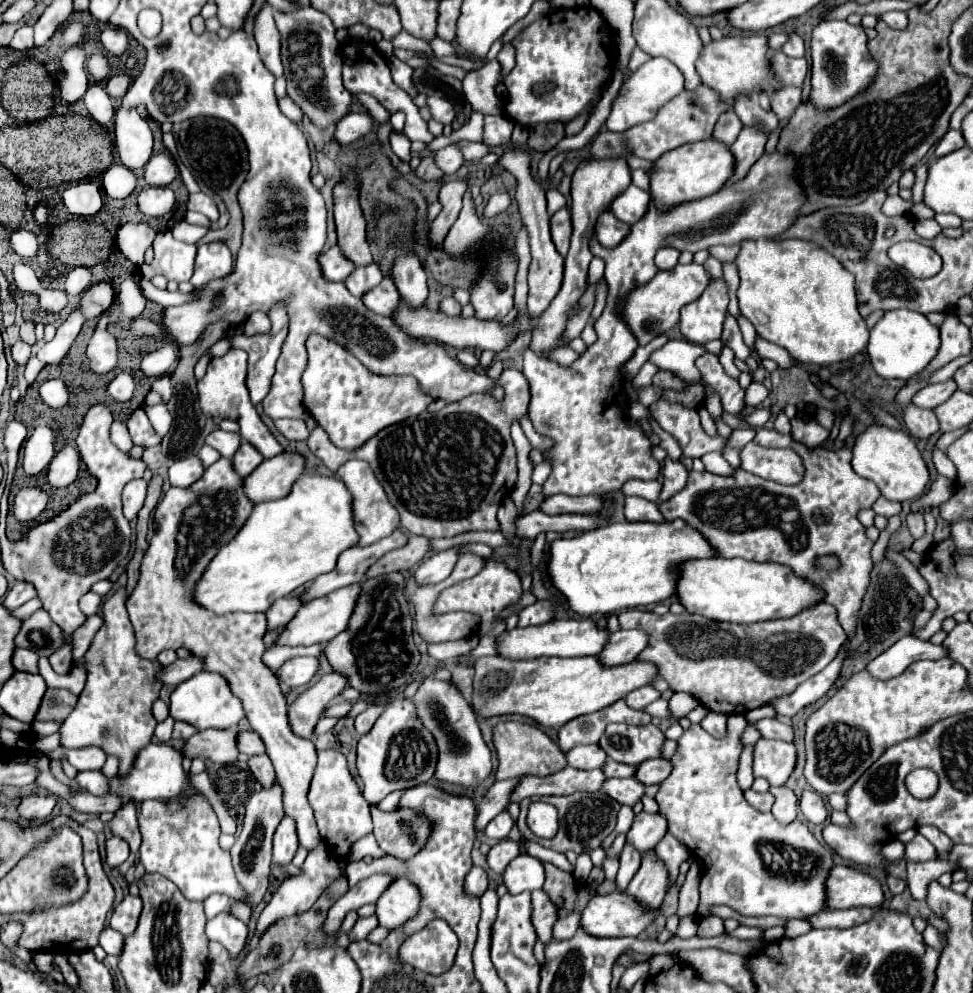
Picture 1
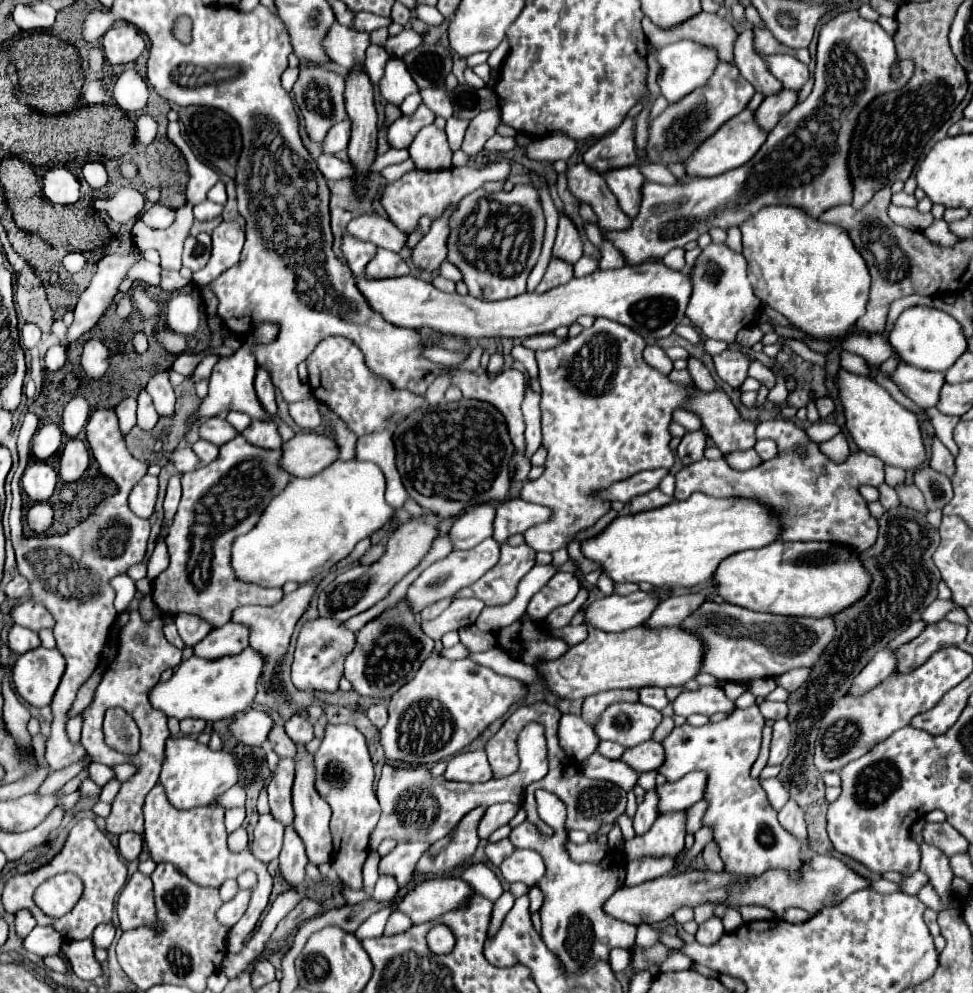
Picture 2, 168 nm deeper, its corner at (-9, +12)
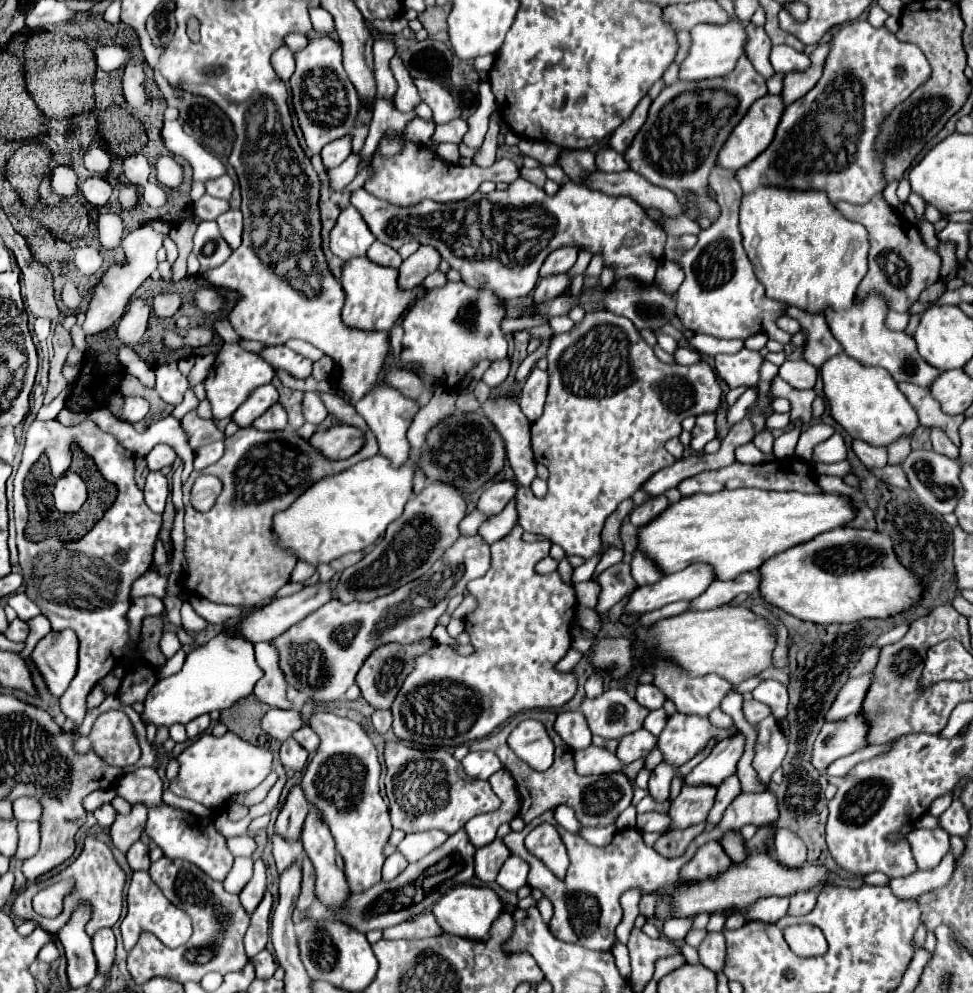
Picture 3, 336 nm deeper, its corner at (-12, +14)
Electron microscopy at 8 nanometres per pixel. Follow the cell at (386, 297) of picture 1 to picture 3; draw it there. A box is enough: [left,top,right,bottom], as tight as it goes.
[367,240,403,268]

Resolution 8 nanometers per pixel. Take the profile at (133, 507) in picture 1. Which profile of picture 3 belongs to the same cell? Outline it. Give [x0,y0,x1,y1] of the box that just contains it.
[145,472,169,514]

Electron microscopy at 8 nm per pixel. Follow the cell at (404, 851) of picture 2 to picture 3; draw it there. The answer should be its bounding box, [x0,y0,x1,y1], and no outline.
[397,830,447,864]

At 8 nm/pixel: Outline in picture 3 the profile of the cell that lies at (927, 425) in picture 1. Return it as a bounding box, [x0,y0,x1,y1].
[827,292,941,390]

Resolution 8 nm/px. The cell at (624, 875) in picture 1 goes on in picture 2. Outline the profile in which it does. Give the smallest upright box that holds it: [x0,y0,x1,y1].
[634,788,658,836]

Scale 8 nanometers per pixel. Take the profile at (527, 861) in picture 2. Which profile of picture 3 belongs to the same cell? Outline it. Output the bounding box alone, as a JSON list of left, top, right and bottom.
[497,856,529,892]

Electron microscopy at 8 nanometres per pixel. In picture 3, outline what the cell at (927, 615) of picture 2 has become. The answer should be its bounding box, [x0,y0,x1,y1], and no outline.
[873,624,909,648]

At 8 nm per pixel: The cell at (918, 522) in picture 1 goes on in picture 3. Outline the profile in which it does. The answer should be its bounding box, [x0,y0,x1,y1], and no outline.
[873,466,909,490]

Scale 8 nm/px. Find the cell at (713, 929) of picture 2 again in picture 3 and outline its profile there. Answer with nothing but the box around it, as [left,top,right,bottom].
[699,932,725,972]

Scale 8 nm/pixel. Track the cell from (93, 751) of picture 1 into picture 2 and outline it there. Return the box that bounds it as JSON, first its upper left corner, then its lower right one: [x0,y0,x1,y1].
[36,762,86,796]

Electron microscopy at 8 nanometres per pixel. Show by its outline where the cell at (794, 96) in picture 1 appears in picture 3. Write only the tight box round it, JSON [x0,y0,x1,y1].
[769,46,811,74]

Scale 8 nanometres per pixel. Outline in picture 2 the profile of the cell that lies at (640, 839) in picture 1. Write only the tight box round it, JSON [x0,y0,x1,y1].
[658,772,706,812]

